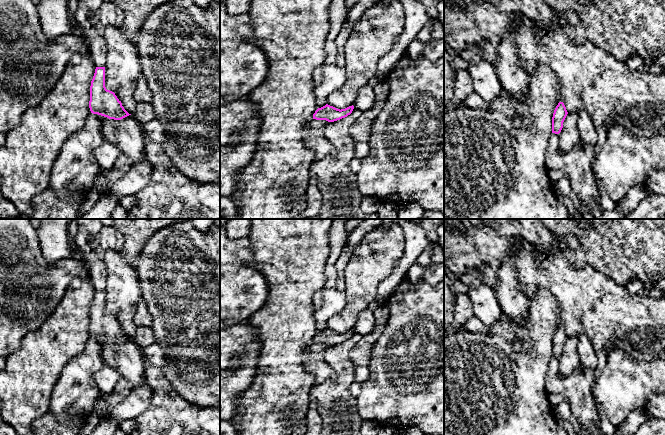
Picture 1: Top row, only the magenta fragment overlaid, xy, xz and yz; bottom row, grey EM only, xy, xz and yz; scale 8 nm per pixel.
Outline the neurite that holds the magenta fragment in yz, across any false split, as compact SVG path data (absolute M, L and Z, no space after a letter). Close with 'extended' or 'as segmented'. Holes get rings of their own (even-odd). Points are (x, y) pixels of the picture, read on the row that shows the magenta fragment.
M563 102L556 106L552 117L552 133L559 134L563 128L563 122L568 112Z; as segmented

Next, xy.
M78 0L77 10L72 18L84 31L96 66L90 86L90 111L109 119L121 120L131 114L124 109L115 93L105 87L107 45L97 28L102 3L103 0Z; extended

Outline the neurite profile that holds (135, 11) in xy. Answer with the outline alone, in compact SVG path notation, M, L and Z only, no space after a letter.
M112 0L124 12L120 27L127 40L136 45L137 35L147 16L157 7L173 0Z

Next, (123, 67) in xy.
M108 26L102 35L107 45L105 87L115 93L124 109L131 114L137 105L134 91L141 75L138 50L120 28Z

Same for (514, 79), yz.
M510 39L497 44L497 59L493 63L503 90L520 103L527 100L530 74L519 63L518 49Z

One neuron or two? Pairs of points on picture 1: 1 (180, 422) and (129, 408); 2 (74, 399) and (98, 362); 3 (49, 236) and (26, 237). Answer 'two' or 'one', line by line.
1: two
2: one
3: two

